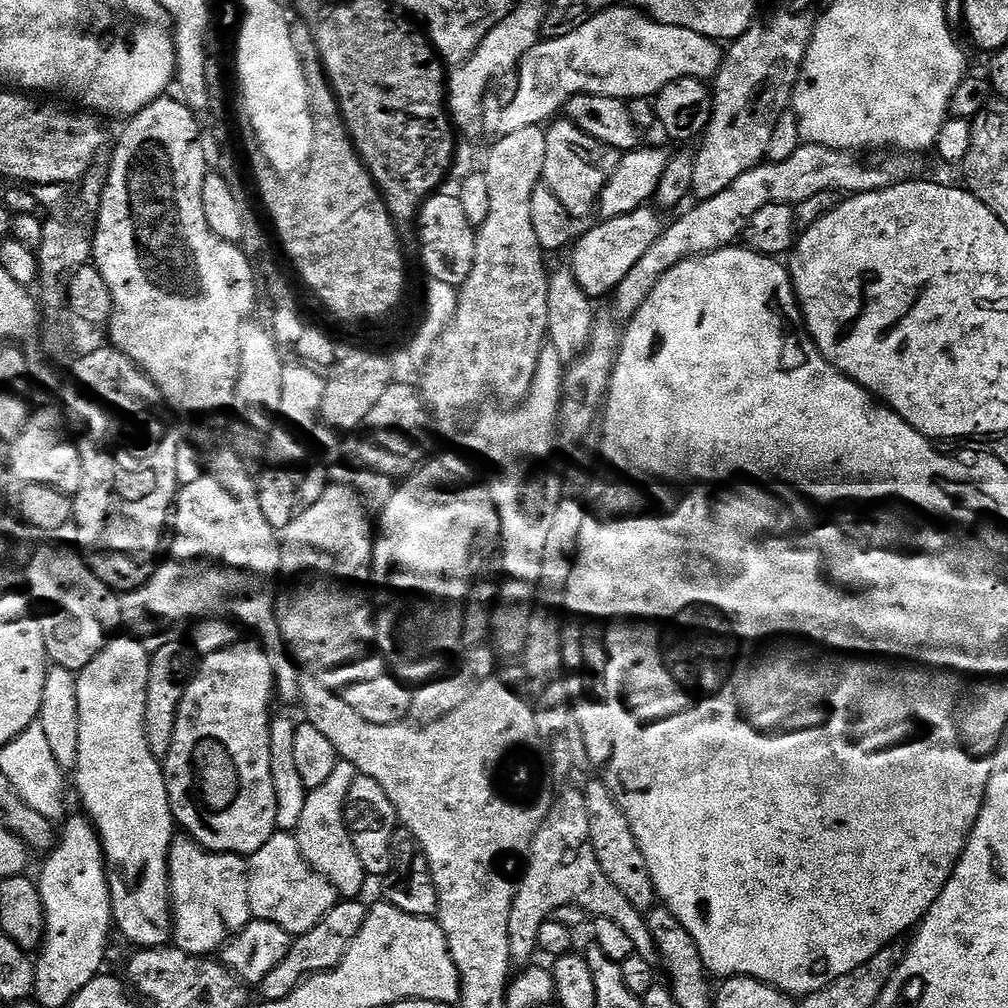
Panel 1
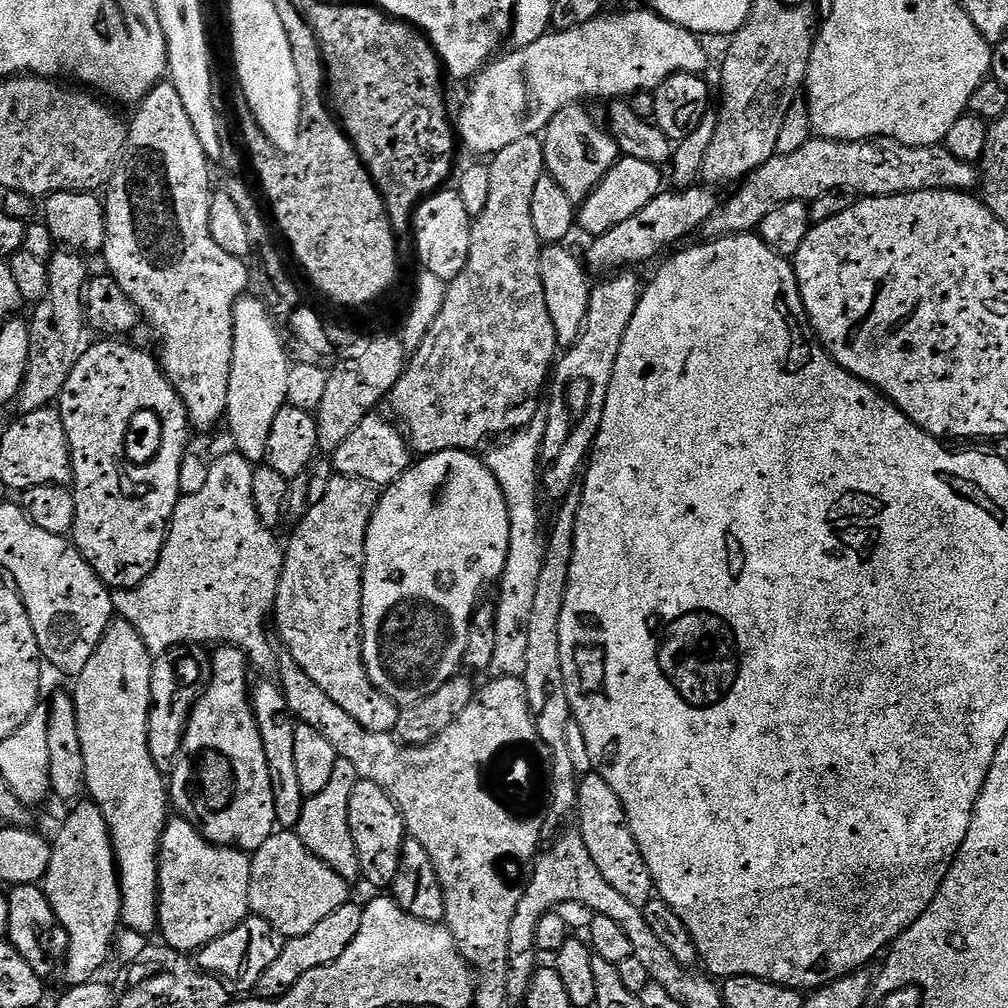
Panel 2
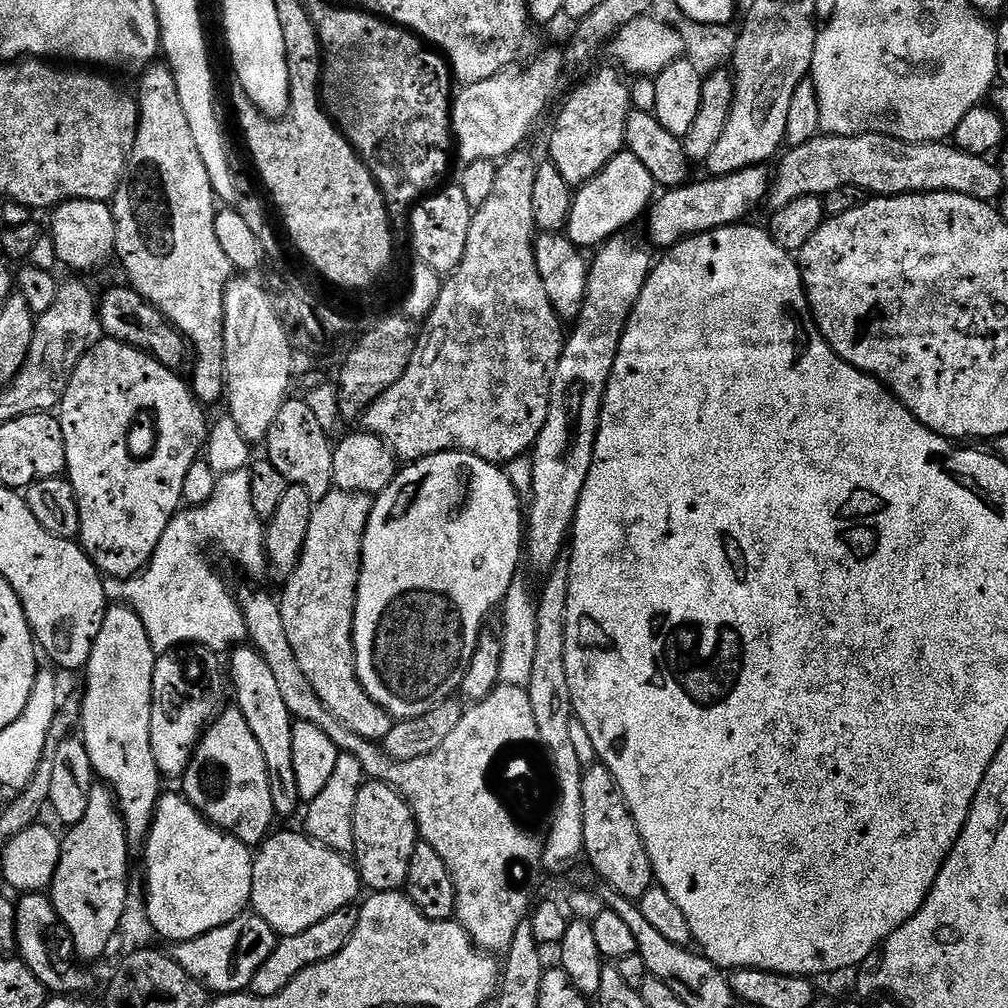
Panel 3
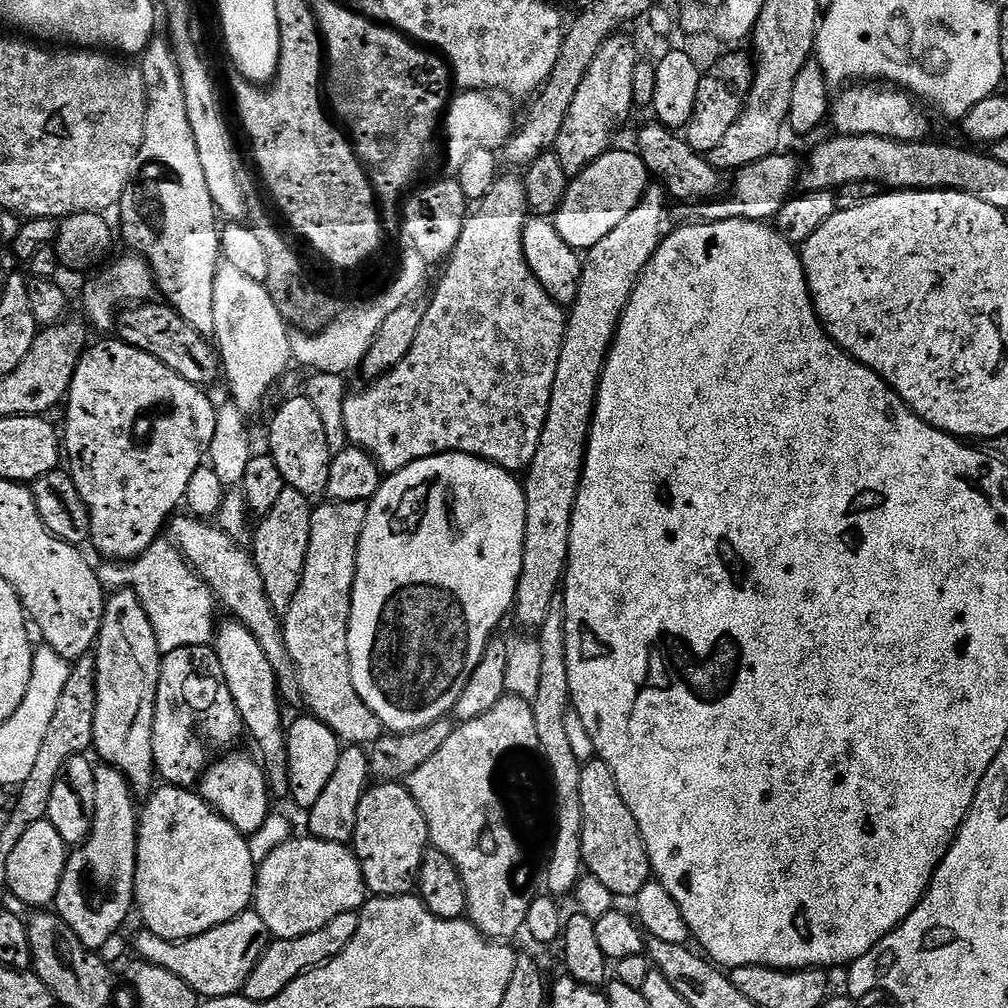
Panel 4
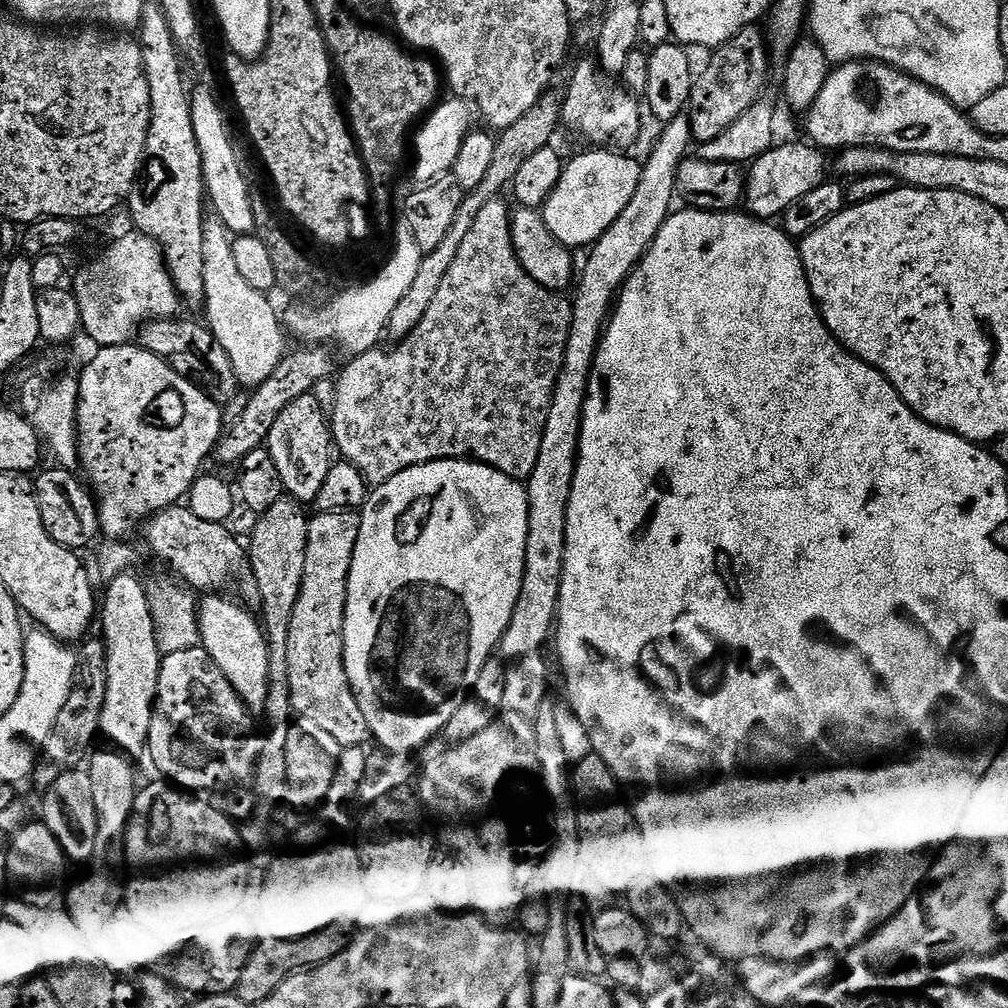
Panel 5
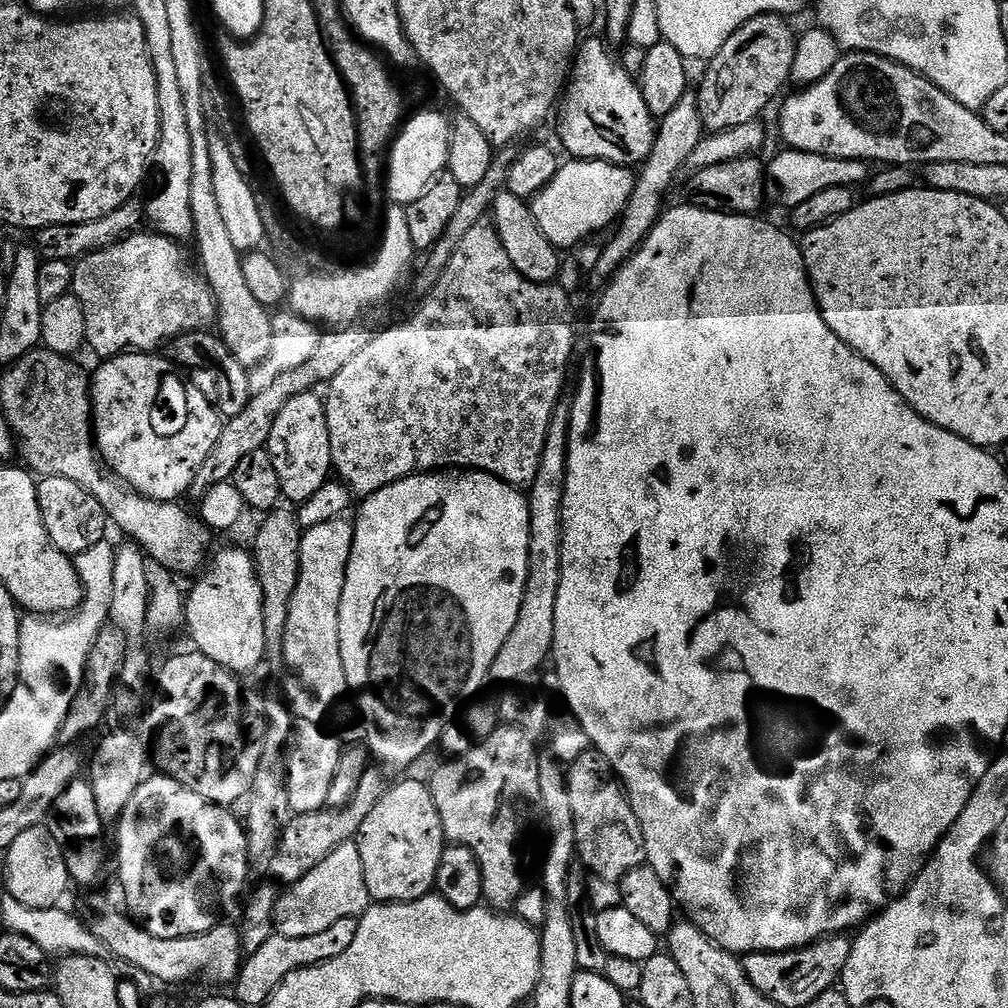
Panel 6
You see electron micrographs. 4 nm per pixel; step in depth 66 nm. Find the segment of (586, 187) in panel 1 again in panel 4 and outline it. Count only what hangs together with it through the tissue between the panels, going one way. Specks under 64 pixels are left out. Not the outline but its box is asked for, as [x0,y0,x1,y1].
[554,34,638,178]

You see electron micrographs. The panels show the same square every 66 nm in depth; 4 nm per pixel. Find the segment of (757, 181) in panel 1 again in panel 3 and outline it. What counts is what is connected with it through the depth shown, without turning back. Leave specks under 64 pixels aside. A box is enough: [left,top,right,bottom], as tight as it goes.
[770,130,1005,209]

